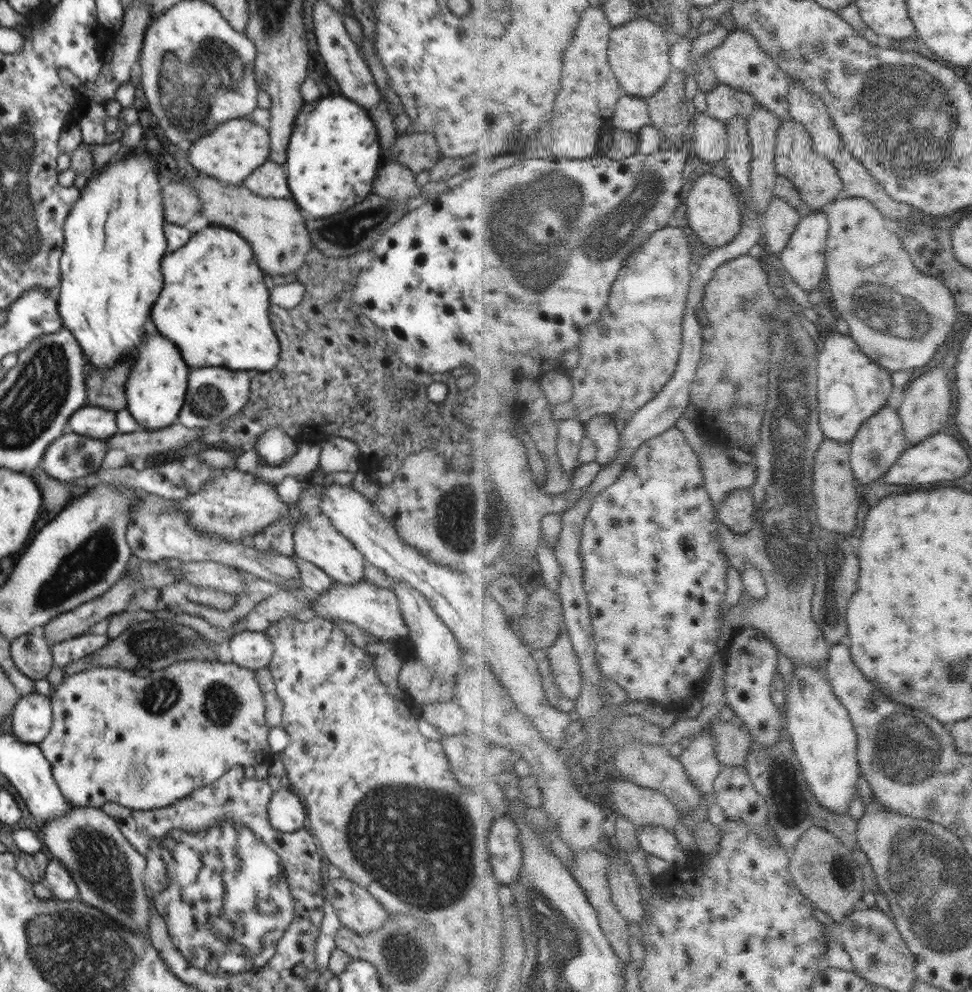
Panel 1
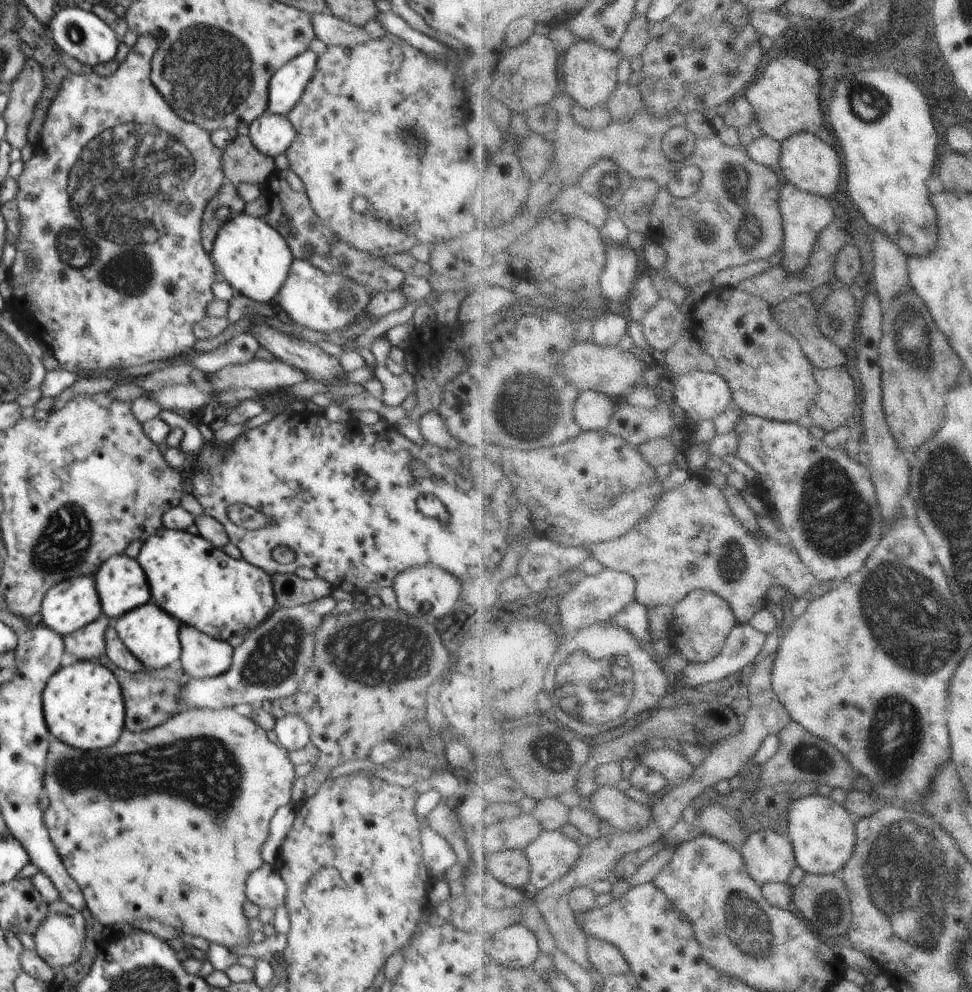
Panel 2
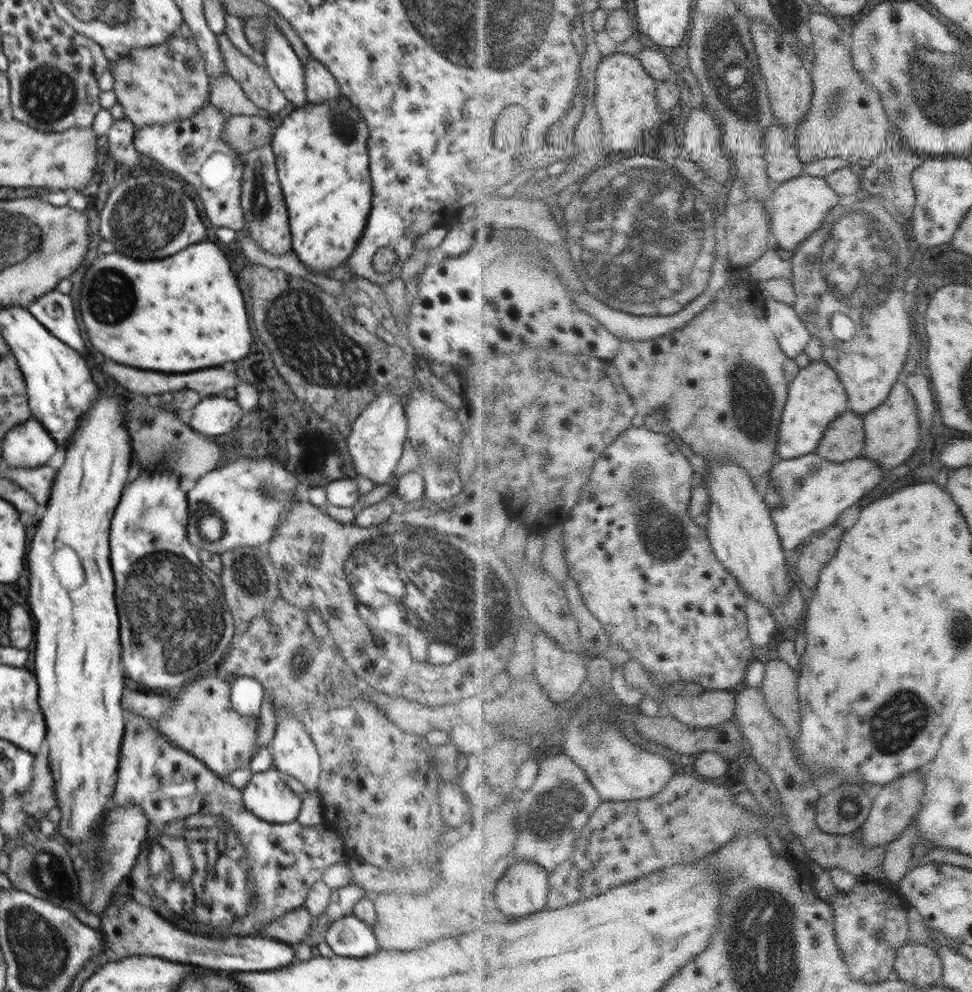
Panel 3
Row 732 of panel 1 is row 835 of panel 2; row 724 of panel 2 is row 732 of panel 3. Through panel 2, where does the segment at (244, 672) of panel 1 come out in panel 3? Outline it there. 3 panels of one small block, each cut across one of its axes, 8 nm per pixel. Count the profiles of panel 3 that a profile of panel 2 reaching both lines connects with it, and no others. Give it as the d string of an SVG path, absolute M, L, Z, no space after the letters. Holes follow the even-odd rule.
M212 669L212 674L196 677L192 682L186 684L186 690L180 689L172 692L169 697L173 701L169 709L159 718L151 719L153 726L165 737L176 745L178 749L189 752L198 760L201 760L212 772L226 778L231 772L242 767L248 767L252 757L257 753L256 739L258 738L257 728L259 718L244 716L240 714L231 703L231 684L219 673L219 669Z

